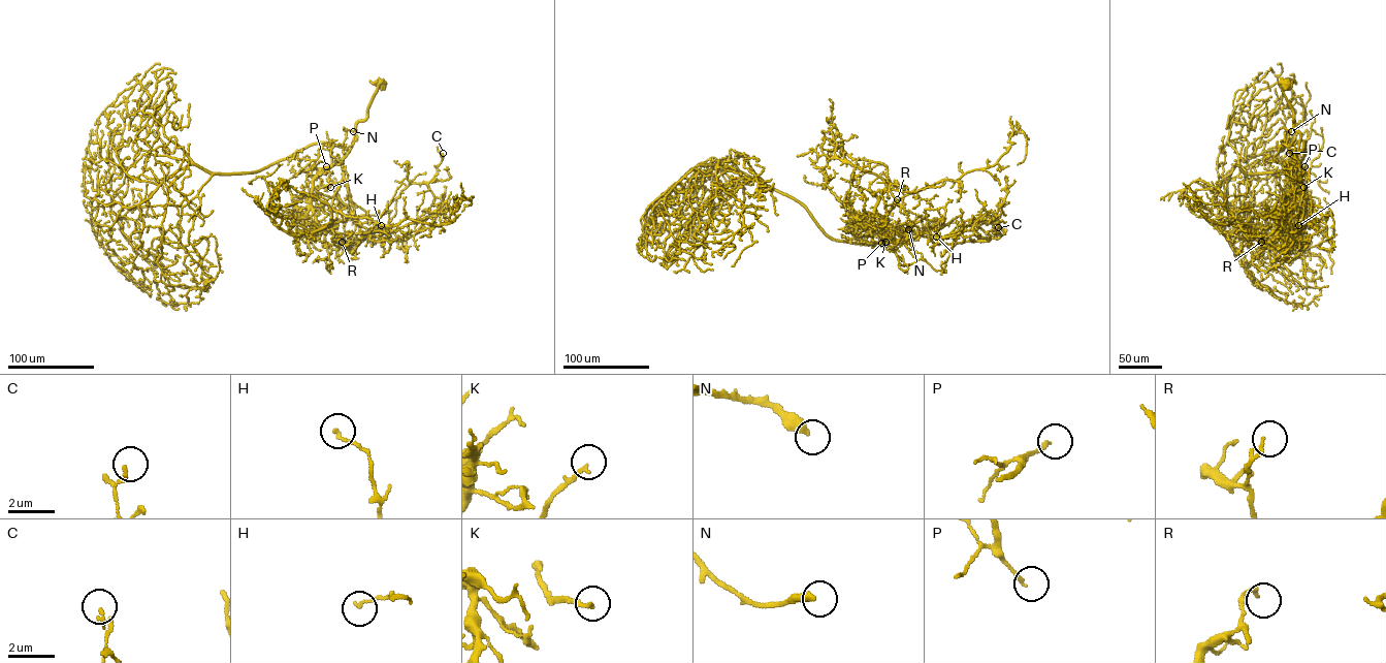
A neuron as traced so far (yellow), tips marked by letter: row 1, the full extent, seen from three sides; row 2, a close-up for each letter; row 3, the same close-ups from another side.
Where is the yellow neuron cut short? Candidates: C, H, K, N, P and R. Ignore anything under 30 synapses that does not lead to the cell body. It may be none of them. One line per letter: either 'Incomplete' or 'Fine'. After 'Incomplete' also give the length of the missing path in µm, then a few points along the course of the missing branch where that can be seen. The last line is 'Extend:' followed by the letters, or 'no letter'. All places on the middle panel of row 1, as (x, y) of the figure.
C: Fine
H: Fine
K: Fine
N: Incomplete. Missing length about 50 µm. Course of what is missing: (908, 229), (929, 234), (931, 230), (927, 227)
P: Fine
R: Fine
Extend: N

